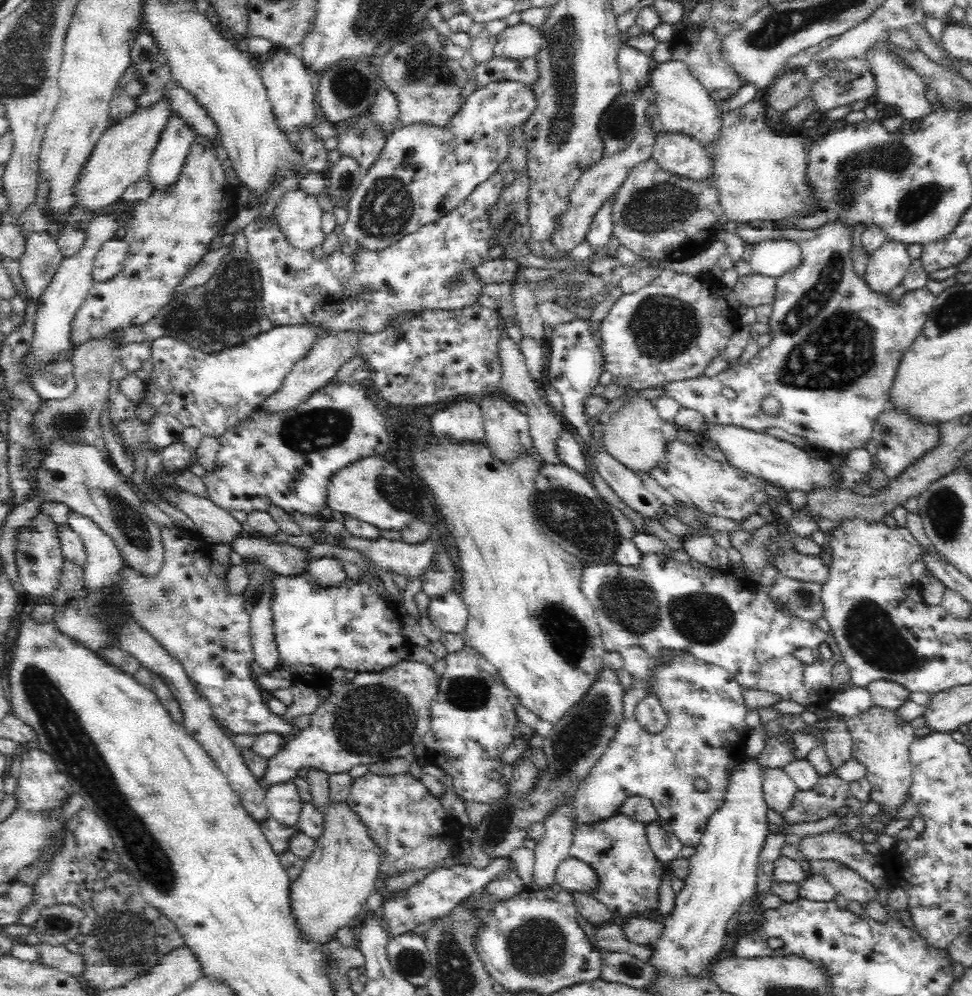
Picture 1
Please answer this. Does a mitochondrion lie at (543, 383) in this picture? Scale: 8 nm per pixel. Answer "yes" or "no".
no

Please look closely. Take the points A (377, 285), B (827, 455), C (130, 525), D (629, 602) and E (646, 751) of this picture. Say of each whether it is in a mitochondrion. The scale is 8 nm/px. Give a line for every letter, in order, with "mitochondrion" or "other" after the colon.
A: other
B: other
C: mitochondrion
D: mitochondrion
E: other

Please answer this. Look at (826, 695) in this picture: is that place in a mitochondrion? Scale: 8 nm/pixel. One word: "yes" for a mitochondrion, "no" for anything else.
no

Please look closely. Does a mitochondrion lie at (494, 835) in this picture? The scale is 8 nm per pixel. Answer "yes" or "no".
yes

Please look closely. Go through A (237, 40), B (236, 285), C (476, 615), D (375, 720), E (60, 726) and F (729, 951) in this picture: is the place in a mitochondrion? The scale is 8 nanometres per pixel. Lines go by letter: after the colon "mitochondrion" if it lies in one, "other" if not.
A: other
B: mitochondrion
C: other
D: mitochondrion
E: mitochondrion
F: other

